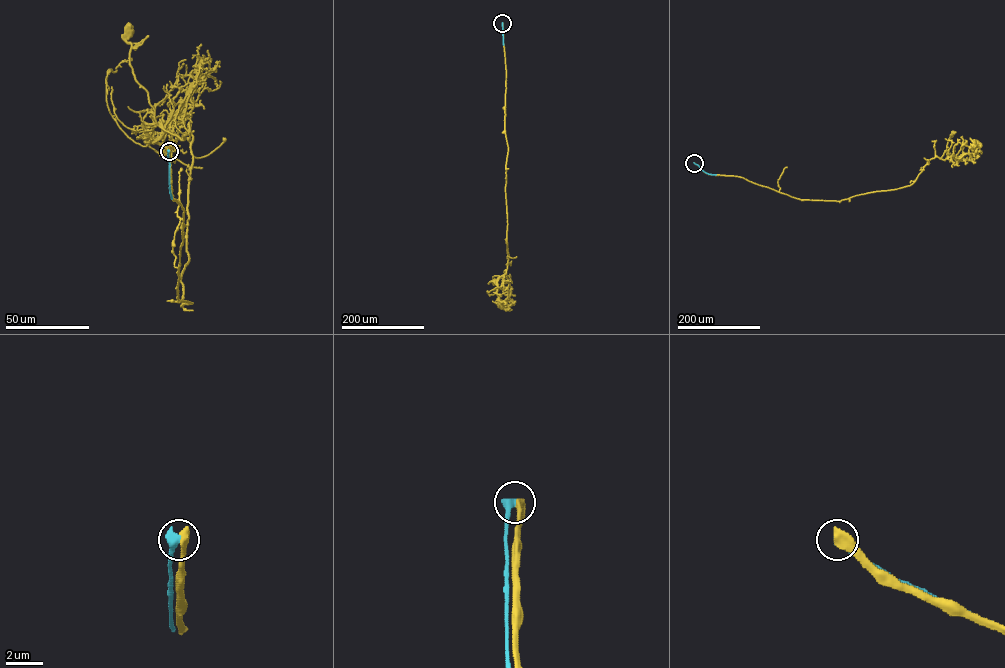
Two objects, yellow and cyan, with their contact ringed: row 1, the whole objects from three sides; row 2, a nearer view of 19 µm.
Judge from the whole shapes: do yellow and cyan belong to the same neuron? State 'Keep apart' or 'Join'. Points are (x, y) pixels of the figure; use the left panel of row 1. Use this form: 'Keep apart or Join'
Keep apart

